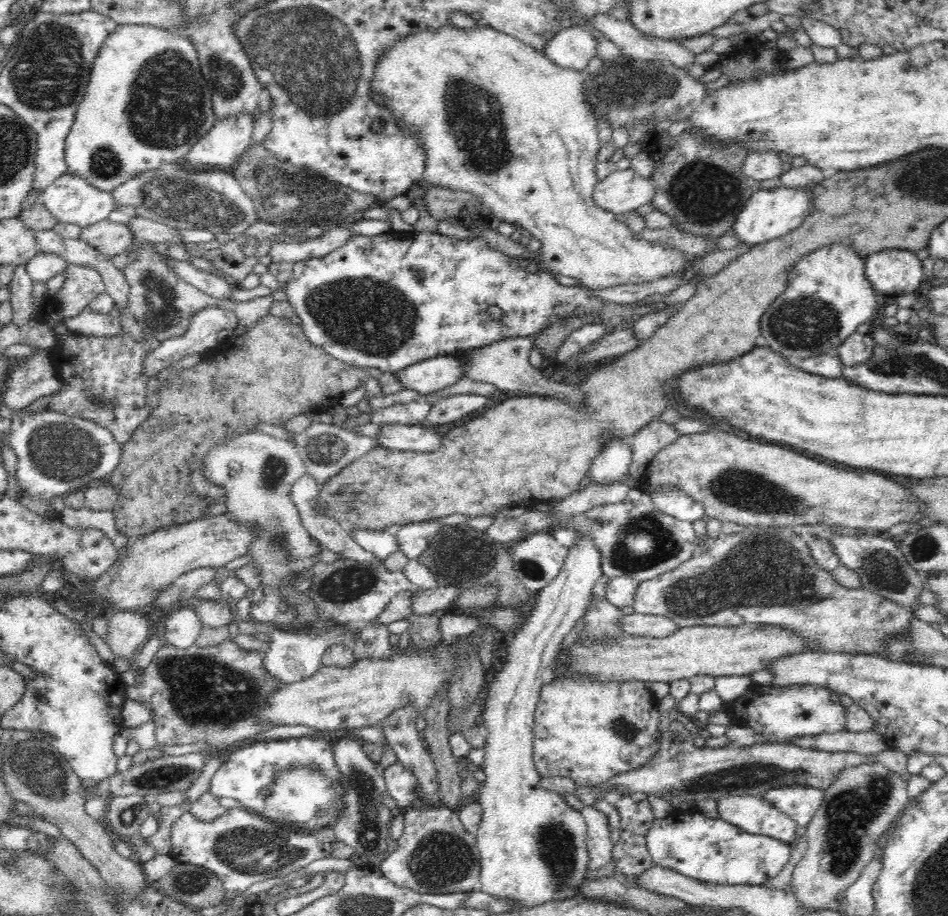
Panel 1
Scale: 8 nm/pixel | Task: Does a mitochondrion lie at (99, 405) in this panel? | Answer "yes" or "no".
yes

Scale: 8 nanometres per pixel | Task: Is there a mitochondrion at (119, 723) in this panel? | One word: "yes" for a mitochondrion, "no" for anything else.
no

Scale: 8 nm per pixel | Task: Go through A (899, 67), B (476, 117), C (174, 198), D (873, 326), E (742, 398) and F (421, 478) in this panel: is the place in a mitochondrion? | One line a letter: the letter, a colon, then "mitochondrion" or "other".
A: other
B: mitochondrion
C: mitochondrion
D: other
E: other
F: other

